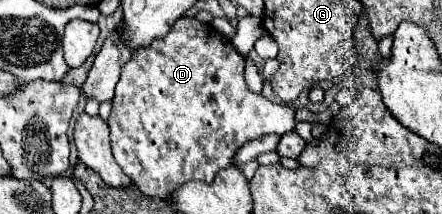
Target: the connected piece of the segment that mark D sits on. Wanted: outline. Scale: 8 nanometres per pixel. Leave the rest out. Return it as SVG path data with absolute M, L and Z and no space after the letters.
M182 16L172 24L172 30L164 38L140 48L122 68L108 118L110 146L114 160L144 194L168 198L172 190L190 180L212 182L218 170L232 164L236 150L246 142L264 134L282 136L294 130L296 110L288 104L268 102L262 94L250 92L244 80L244 66L244 58L214 26L192 16Z

